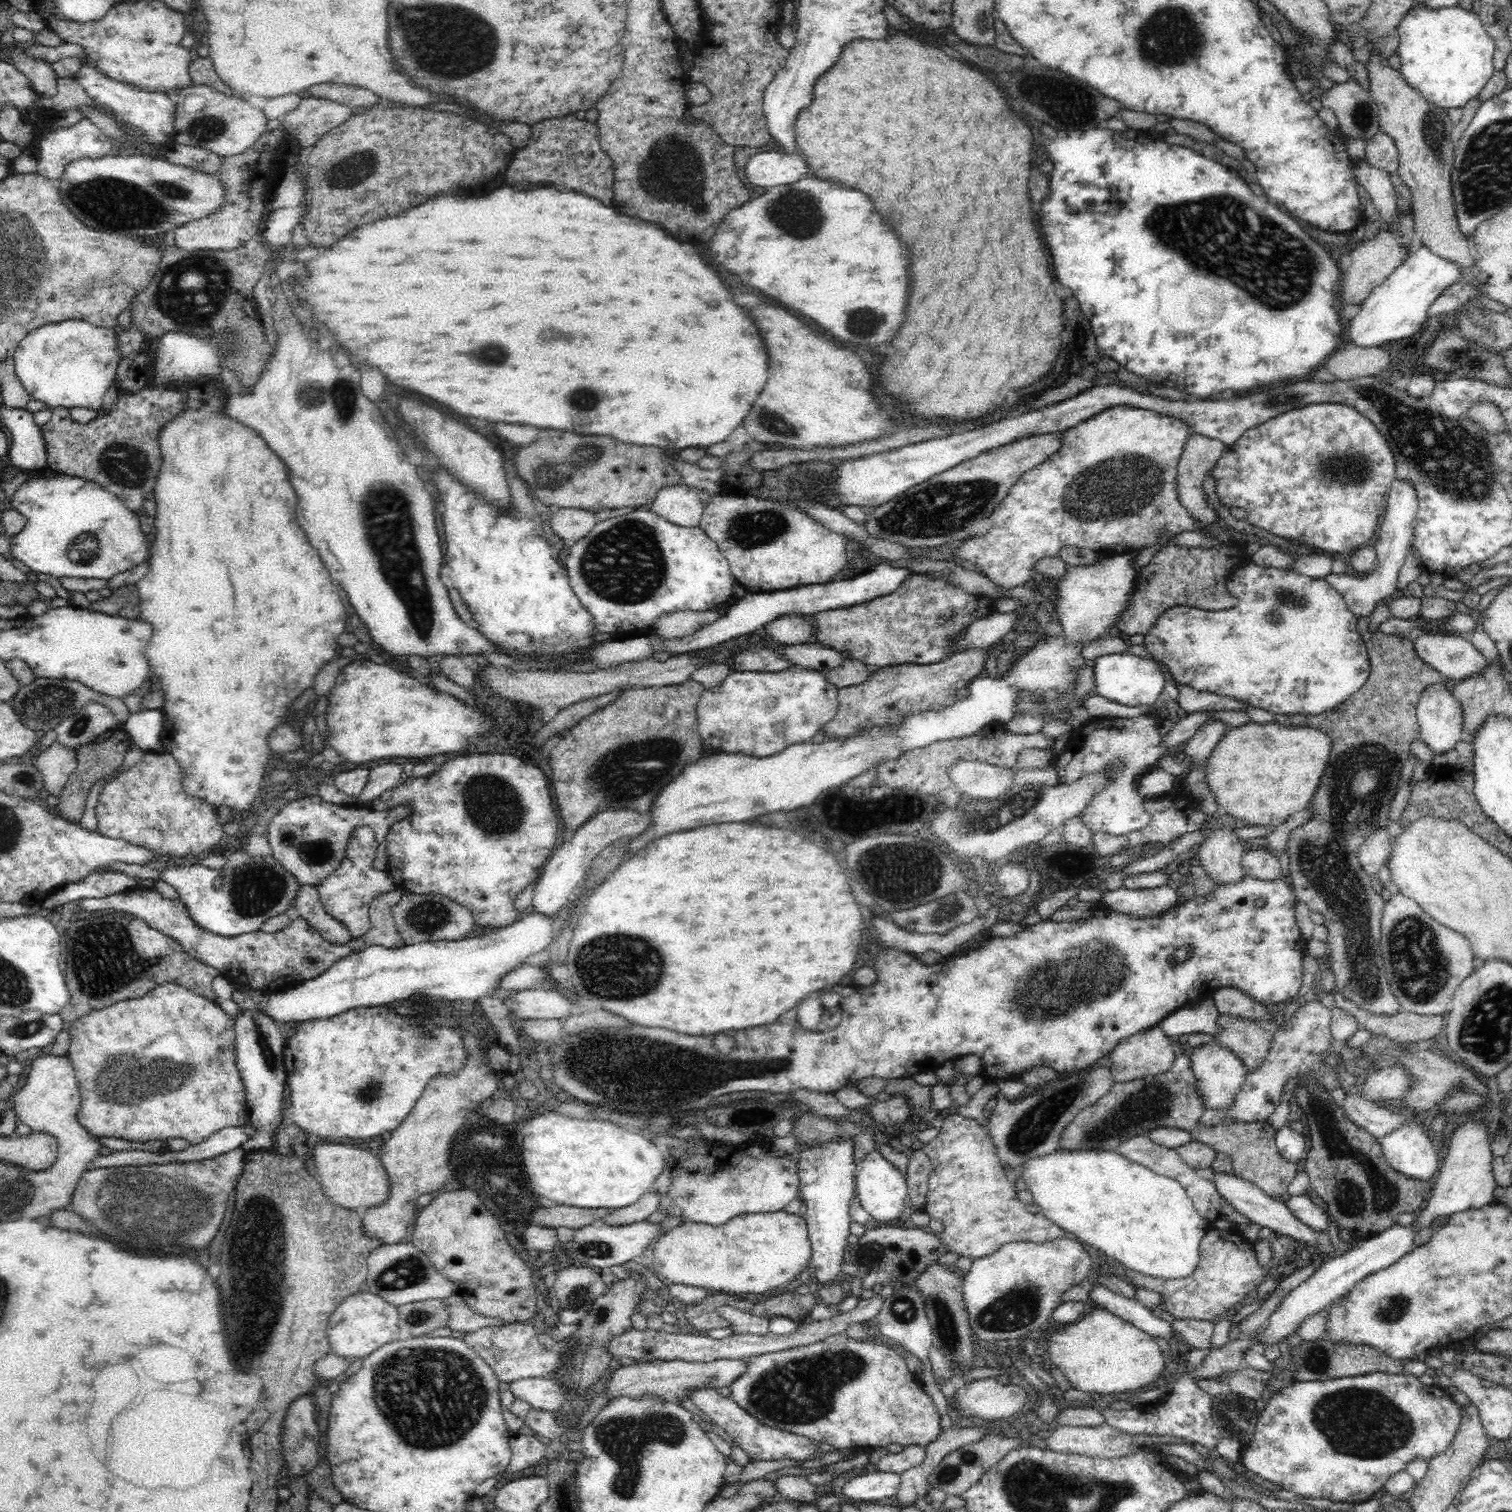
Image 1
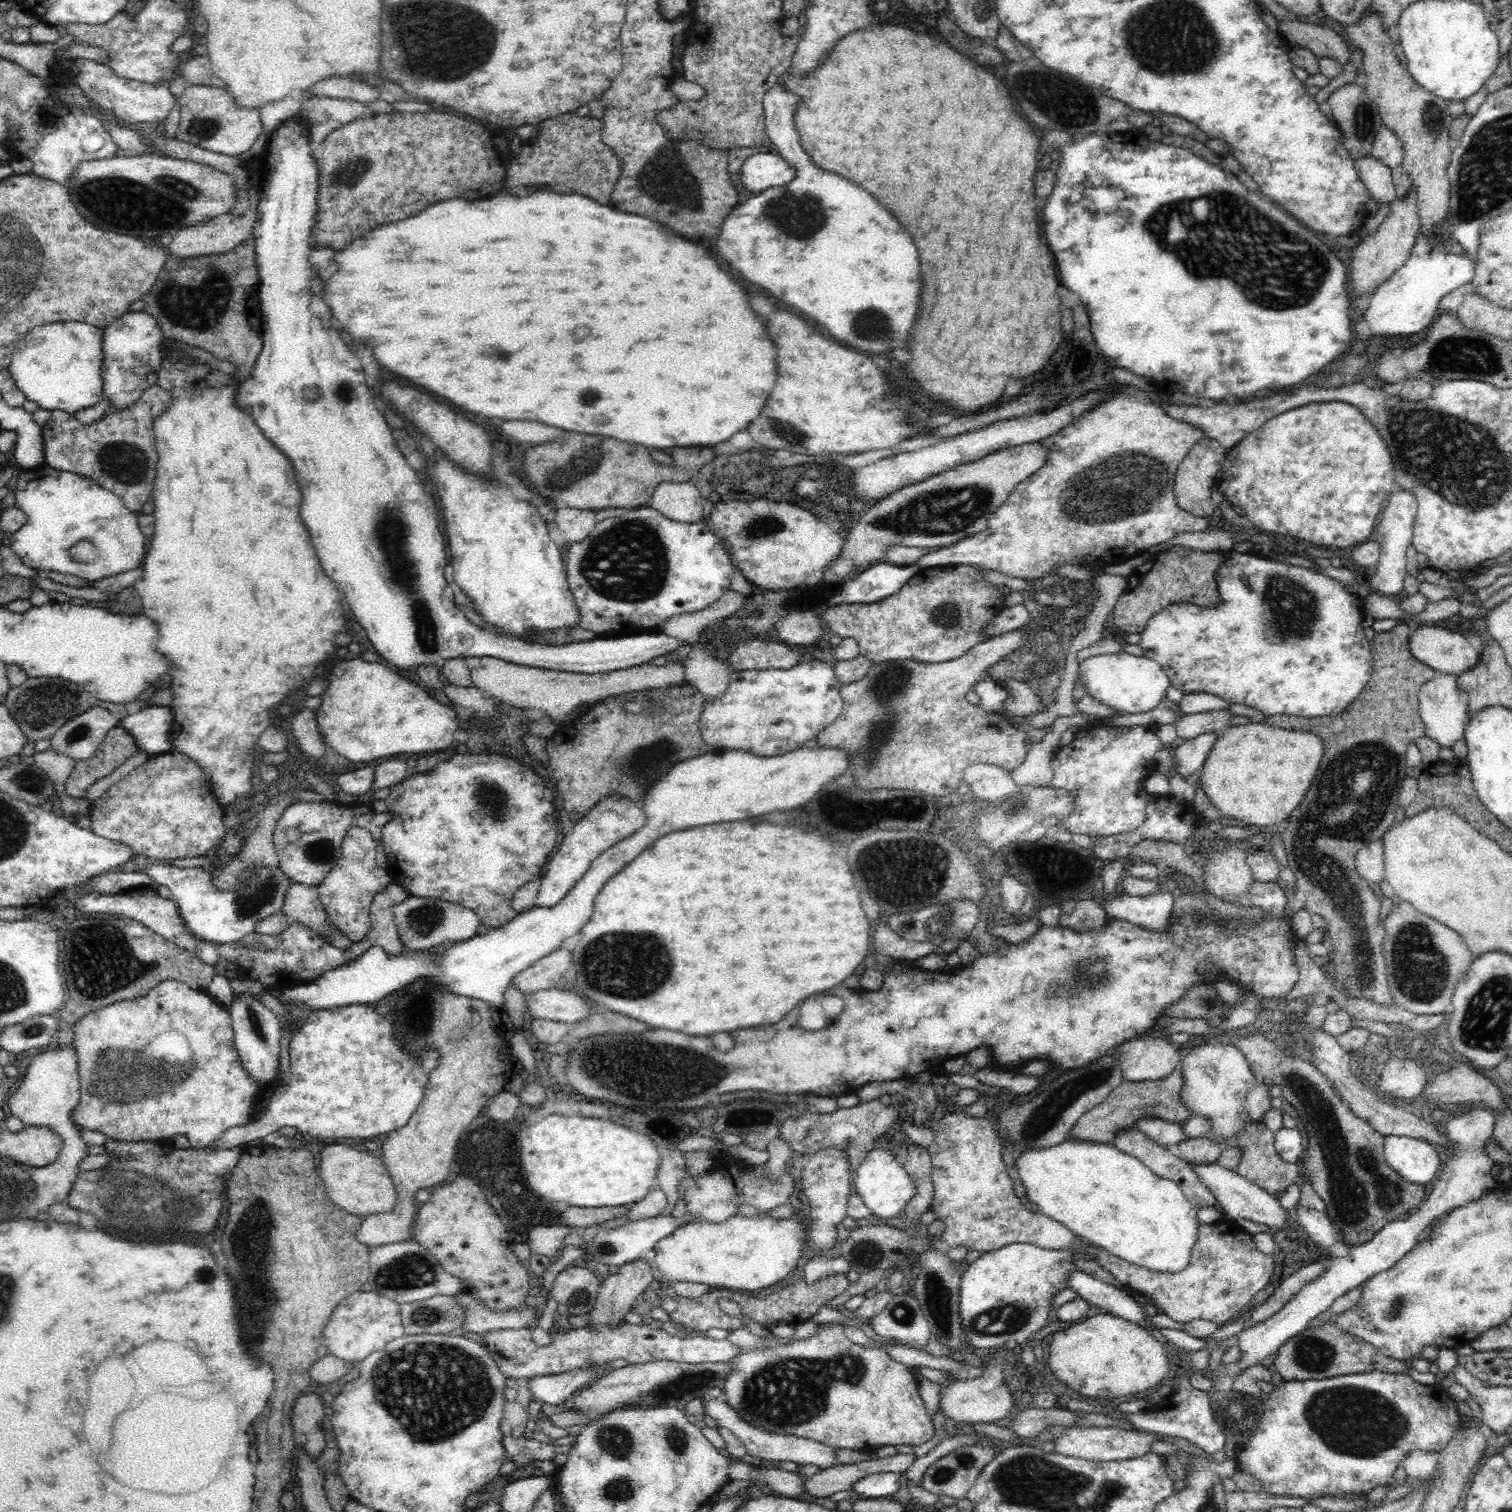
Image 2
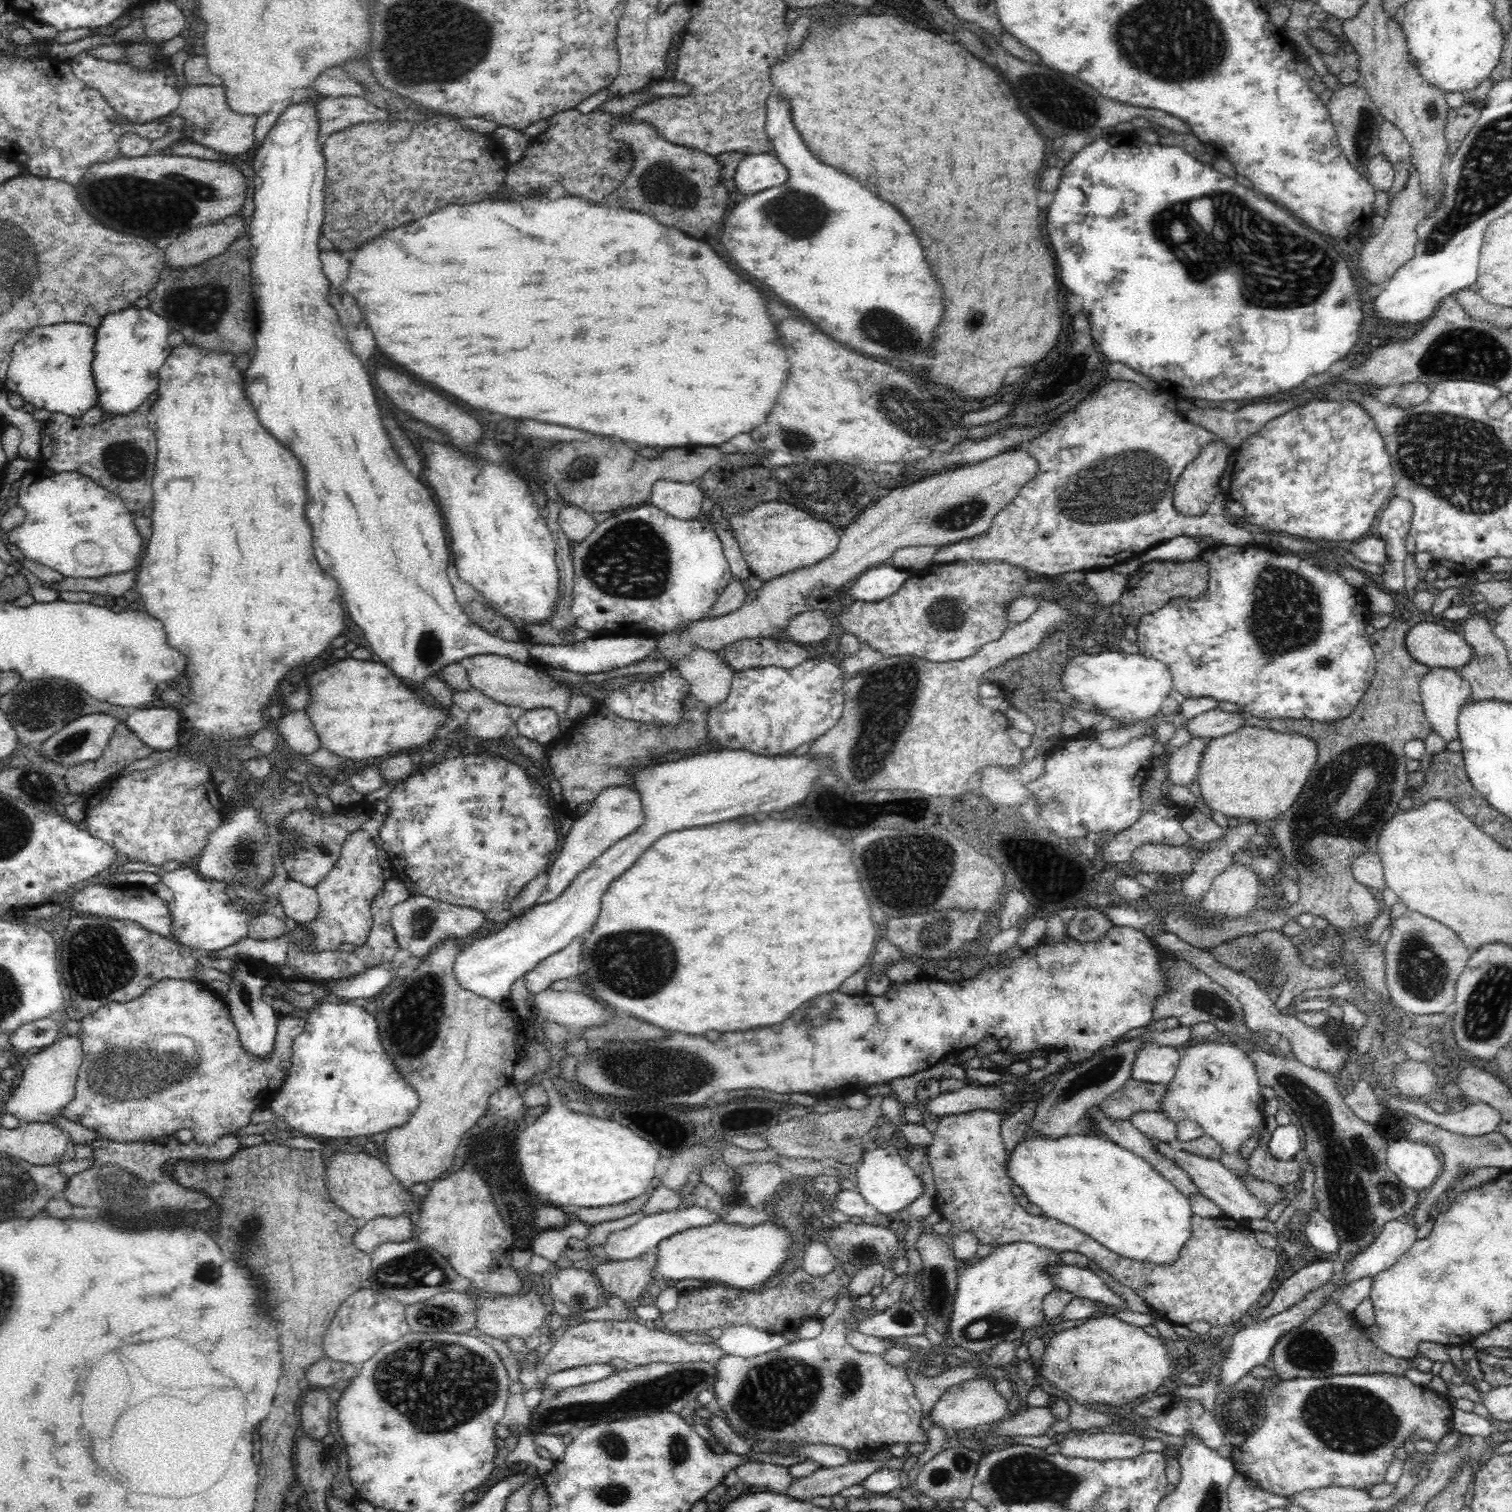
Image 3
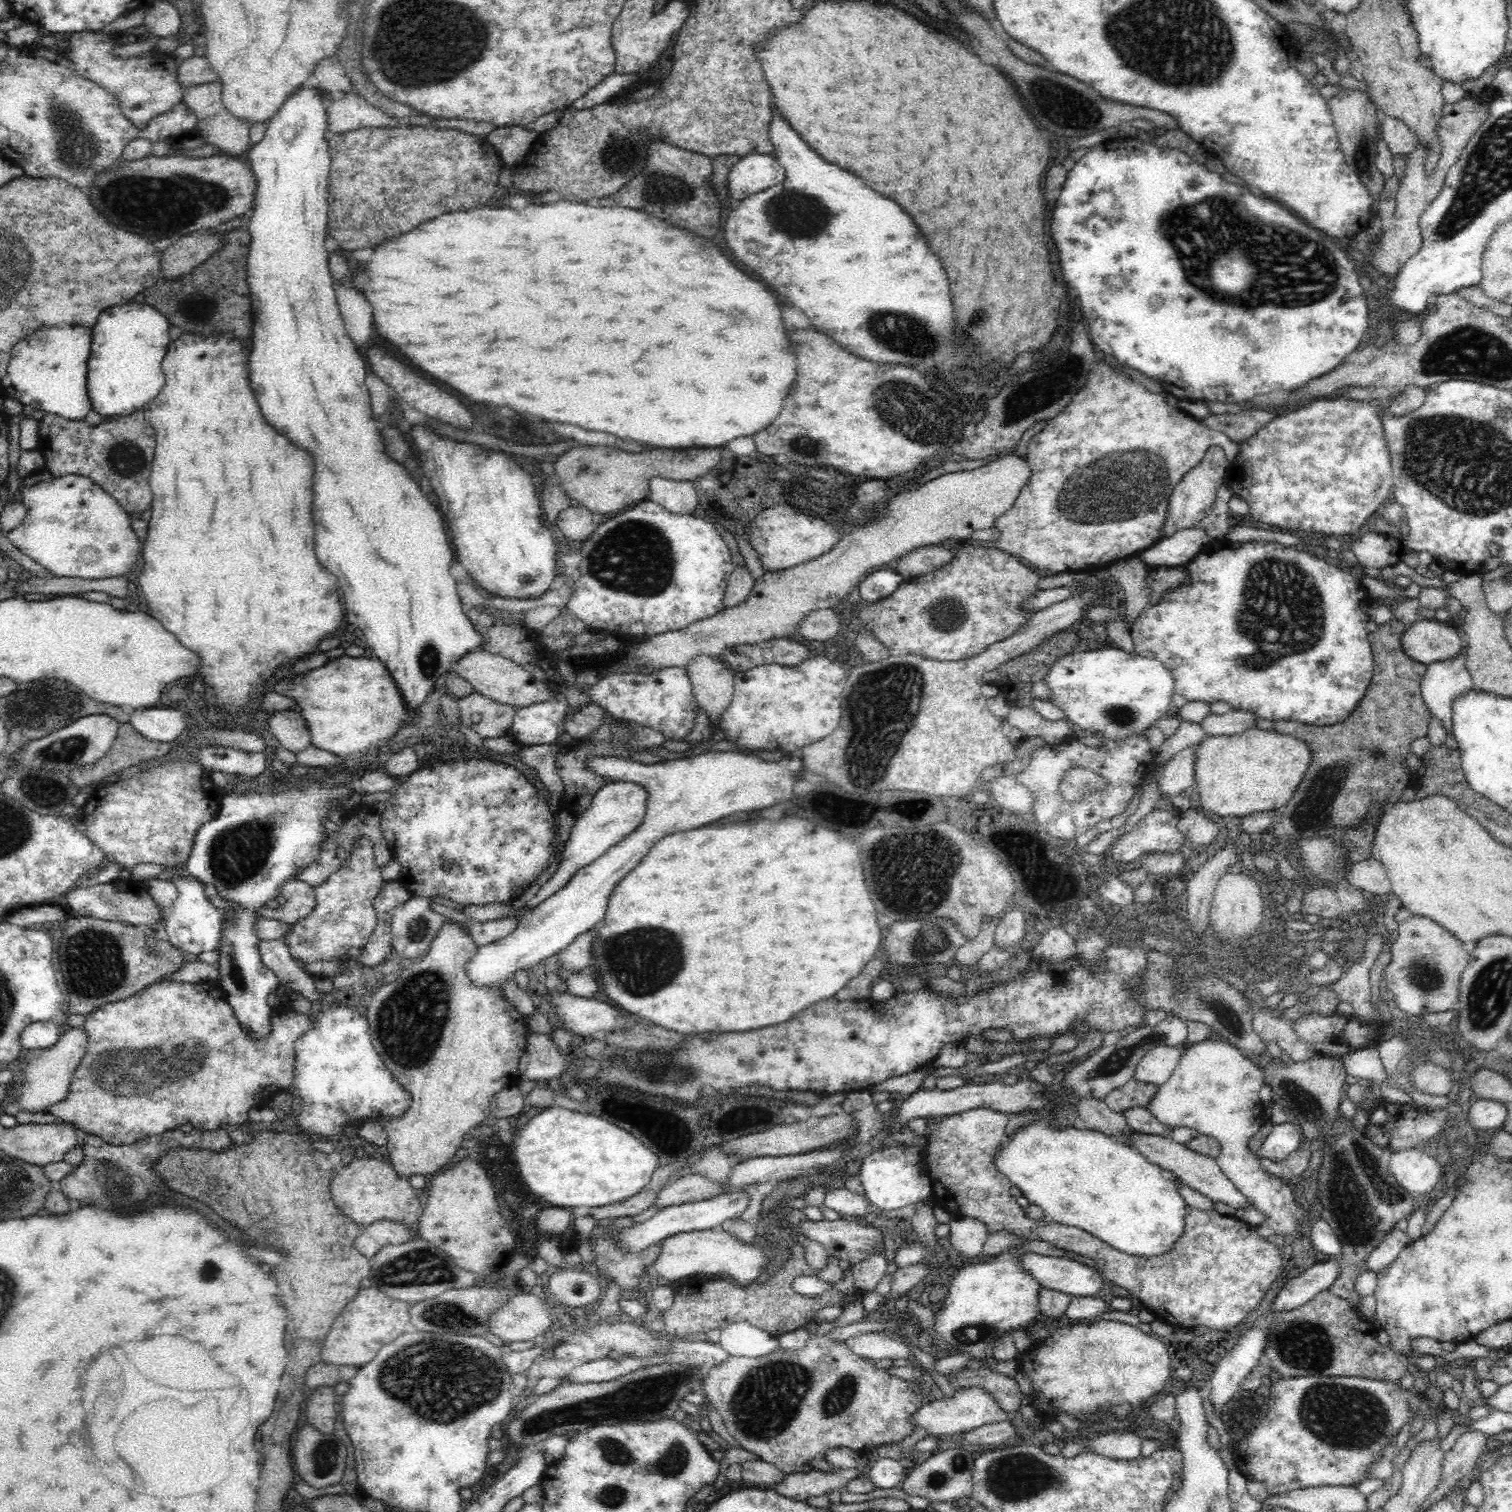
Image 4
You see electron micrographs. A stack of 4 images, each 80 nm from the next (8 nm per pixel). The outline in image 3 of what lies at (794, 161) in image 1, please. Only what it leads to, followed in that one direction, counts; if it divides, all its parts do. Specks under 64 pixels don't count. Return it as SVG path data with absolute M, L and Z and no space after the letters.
M772 153L752 154L745 155L732 177L738 193L750 196L784 184L788 171Z

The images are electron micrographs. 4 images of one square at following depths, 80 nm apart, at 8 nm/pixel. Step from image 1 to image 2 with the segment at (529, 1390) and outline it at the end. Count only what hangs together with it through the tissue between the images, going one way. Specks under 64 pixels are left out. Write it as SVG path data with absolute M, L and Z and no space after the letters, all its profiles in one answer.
M578 1368L560 1374L532 1378L529 1387L531 1395L540 1403L562 1404L575 1391L590 1382L595 1382L598 1376L598 1369Z

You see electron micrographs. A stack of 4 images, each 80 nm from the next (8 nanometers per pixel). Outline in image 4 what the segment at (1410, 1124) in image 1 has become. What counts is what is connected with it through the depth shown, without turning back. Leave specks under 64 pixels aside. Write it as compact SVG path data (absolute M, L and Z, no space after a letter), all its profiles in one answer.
M1418 1149L1396 1150L1389 1164L1392 1176L1410 1194L1428 1194L1442 1183L1442 1167L1431 1153Z

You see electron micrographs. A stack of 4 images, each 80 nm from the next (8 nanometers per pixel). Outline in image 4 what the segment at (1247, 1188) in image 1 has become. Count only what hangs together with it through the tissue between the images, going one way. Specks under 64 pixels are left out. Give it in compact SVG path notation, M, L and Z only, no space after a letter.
M1130 1130L1130 1136L1126 1140L1126 1144L1134 1151L1138 1151L1140 1155L1148 1160L1151 1164L1159 1166L1168 1175L1178 1177L1190 1188L1197 1190L1207 1196L1208 1201L1224 1202L1230 1208L1242 1208L1248 1206L1248 1201L1240 1190L1236 1189L1231 1179L1226 1177L1217 1160L1190 1150L1186 1145L1174 1142L1170 1136L1160 1136L1159 1134L1144 1134L1136 1130Z

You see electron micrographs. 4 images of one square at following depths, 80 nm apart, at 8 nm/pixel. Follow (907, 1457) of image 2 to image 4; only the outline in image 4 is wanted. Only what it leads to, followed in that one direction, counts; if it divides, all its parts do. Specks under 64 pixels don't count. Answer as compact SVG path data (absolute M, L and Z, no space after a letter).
M838 1469L834 1473L826 1473L820 1470L810 1470L806 1472L796 1472L786 1474L782 1482L772 1484L768 1487L777 1494L787 1496L787 1498L805 1502L808 1498L826 1495L828 1492L843 1491L846 1484L856 1478L858 1474L868 1470L856 1471L856 1469Z

